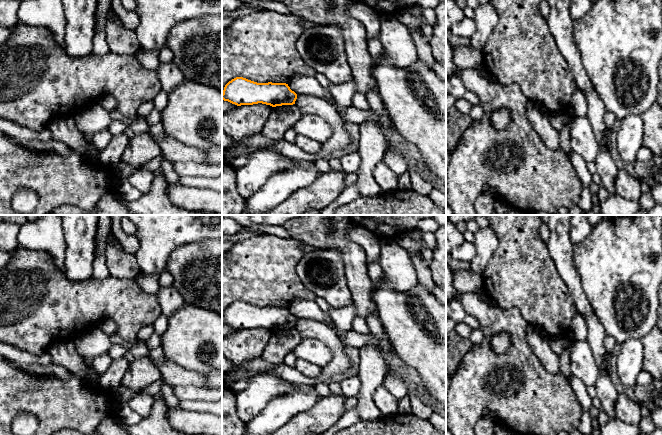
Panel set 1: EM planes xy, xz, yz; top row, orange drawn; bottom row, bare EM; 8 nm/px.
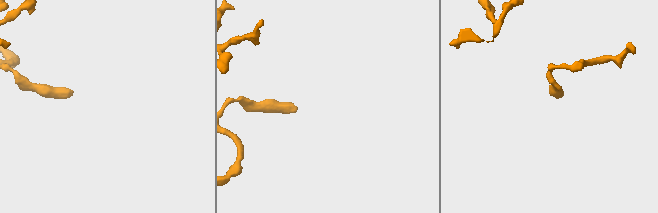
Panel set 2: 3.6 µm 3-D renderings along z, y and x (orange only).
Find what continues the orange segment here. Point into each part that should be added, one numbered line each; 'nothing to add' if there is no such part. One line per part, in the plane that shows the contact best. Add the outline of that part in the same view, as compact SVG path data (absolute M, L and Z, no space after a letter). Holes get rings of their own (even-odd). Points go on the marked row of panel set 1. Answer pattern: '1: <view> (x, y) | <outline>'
nothing to add

